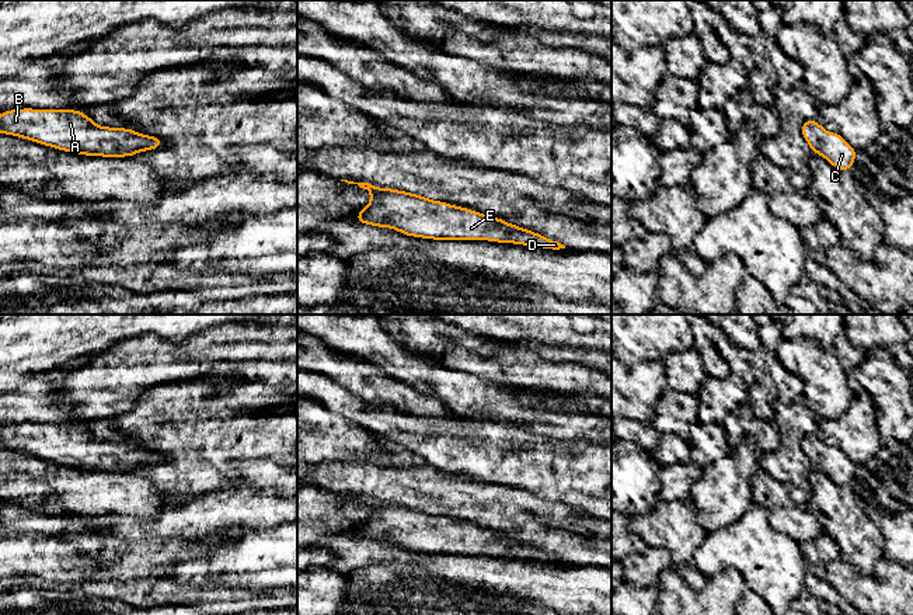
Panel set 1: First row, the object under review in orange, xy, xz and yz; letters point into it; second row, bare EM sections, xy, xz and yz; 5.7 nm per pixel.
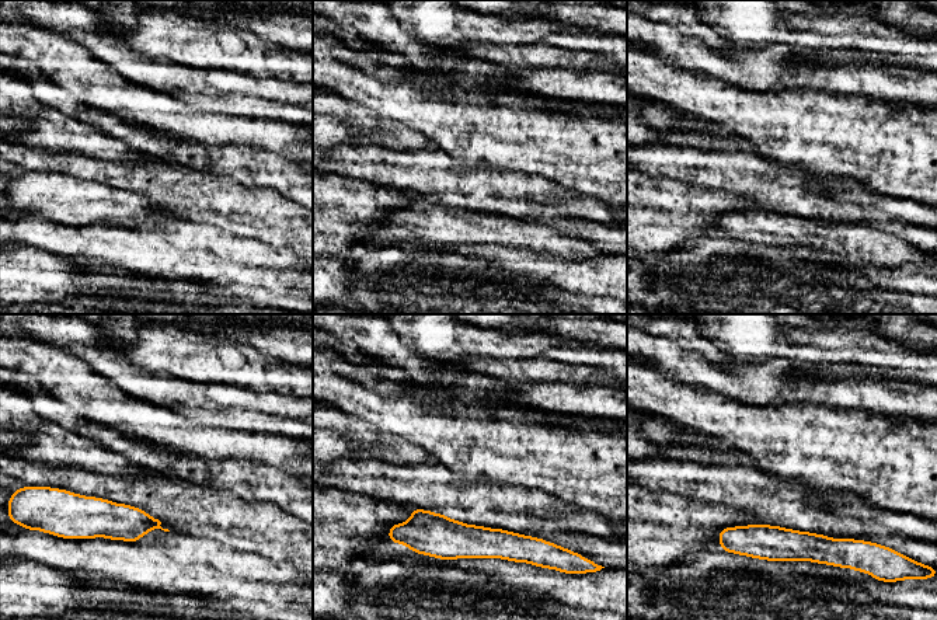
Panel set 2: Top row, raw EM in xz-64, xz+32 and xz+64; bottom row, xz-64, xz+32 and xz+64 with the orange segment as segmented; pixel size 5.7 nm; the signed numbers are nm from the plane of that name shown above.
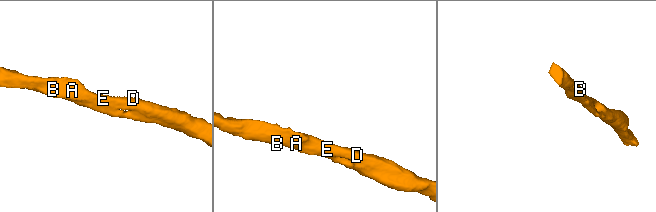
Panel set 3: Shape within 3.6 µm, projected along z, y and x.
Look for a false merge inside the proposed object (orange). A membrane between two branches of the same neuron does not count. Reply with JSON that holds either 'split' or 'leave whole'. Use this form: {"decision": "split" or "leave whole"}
{"decision": "leave whole"}

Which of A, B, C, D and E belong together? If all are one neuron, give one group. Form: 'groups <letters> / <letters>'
groups A B C D E

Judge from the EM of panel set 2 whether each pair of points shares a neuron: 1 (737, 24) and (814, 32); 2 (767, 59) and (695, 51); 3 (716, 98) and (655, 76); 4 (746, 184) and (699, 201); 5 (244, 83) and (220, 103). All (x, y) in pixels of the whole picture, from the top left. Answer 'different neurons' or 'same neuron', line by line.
1: same neuron
2: same neuron
3: same neuron
4: different neurons
5: same neuron

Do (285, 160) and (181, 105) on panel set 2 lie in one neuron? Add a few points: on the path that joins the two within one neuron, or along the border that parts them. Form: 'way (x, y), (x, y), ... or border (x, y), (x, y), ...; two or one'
border (271, 150), (278, 152); two

